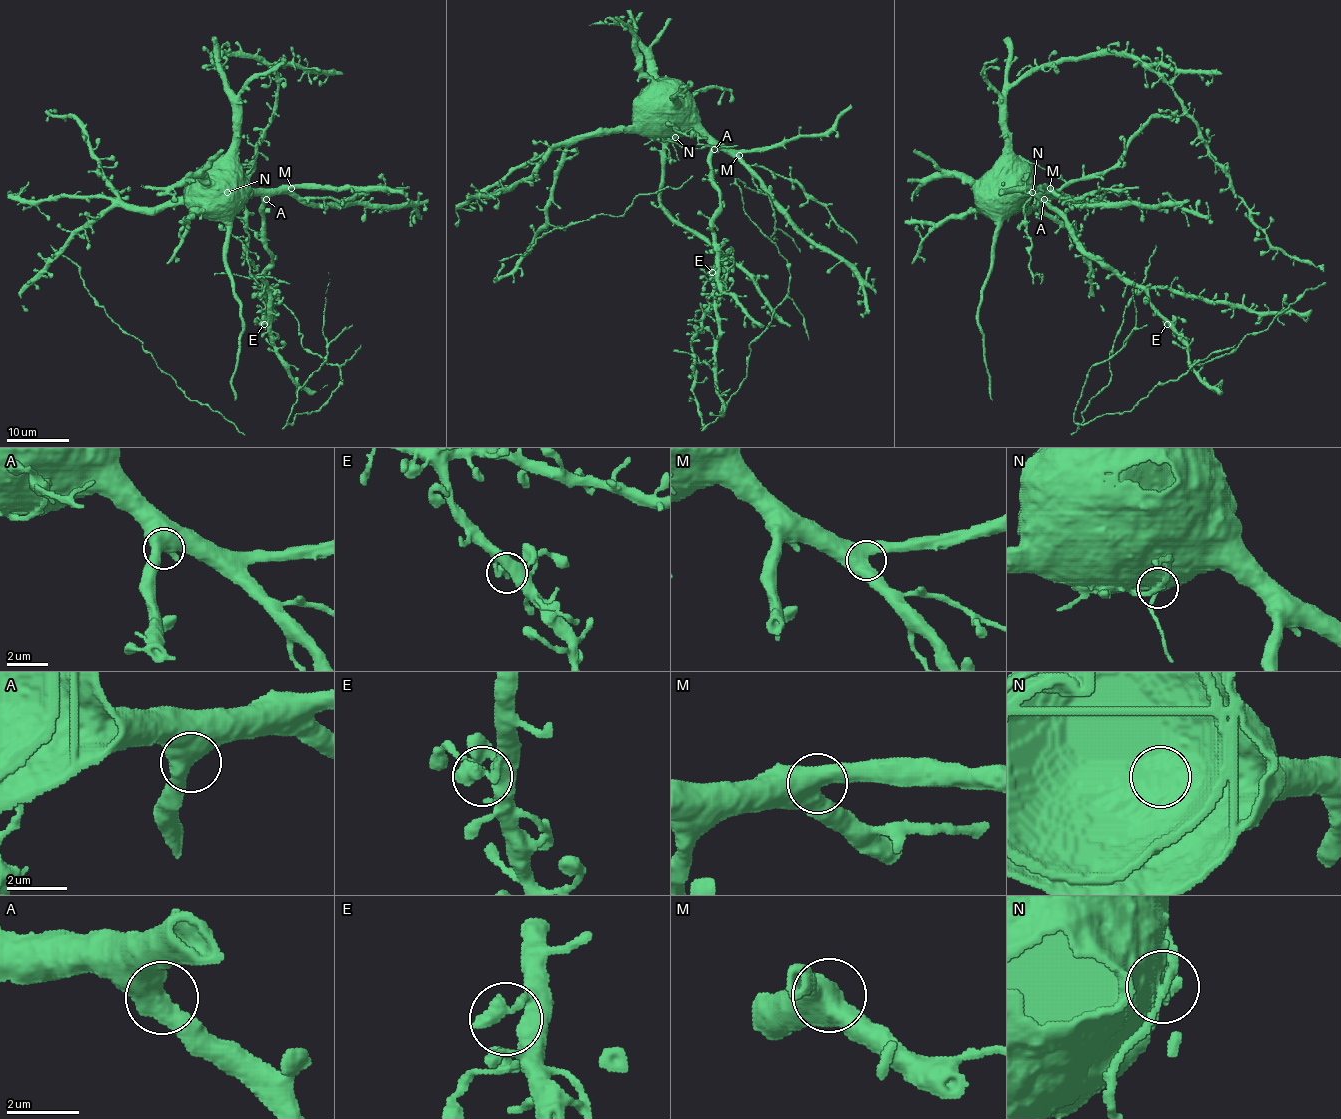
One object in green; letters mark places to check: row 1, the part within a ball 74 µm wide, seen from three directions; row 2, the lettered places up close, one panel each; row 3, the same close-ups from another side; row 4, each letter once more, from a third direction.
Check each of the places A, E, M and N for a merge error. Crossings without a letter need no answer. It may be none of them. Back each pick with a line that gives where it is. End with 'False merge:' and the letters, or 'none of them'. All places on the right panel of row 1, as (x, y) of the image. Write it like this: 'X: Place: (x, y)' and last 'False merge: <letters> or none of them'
N: Place: (1032, 192)
False merge: N

